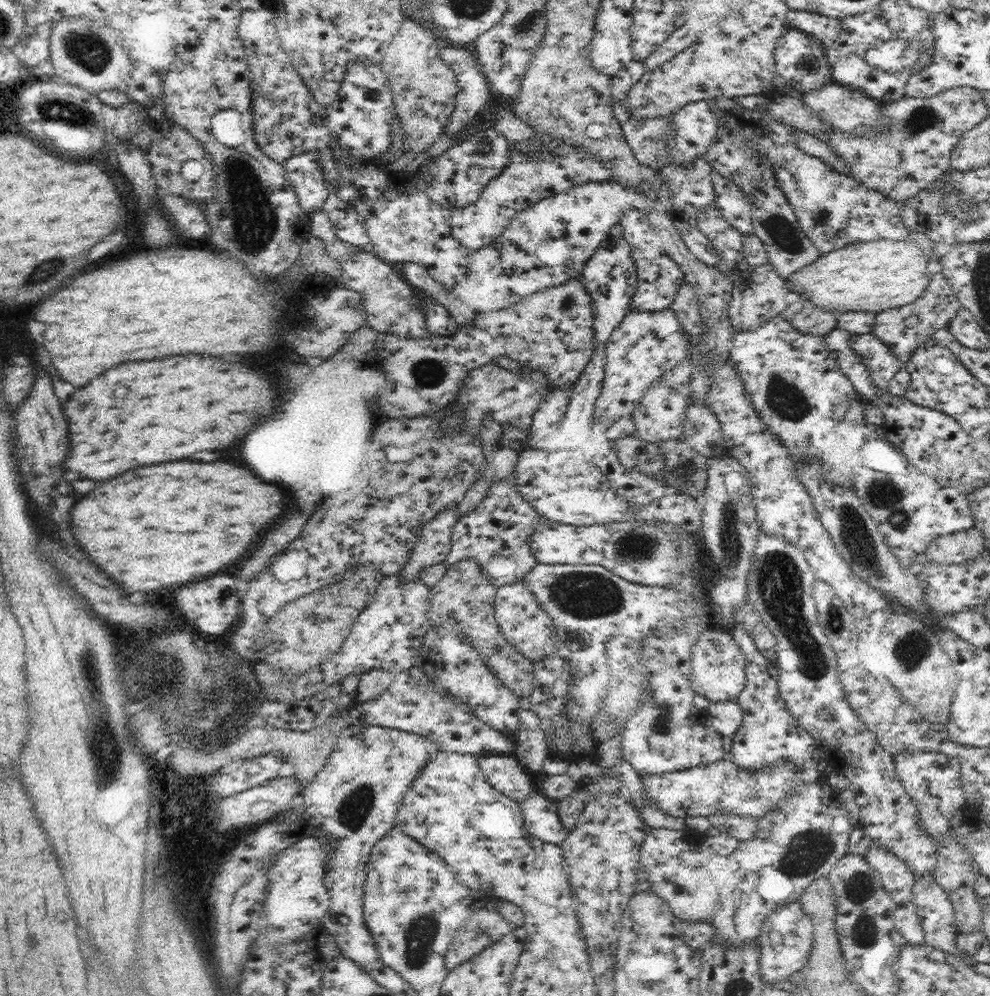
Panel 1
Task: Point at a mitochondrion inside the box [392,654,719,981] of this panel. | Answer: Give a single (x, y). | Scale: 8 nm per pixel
(422, 933)

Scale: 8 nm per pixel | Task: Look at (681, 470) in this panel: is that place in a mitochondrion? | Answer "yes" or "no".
yes

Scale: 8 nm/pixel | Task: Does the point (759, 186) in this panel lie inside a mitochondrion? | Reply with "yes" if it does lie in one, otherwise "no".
yes

